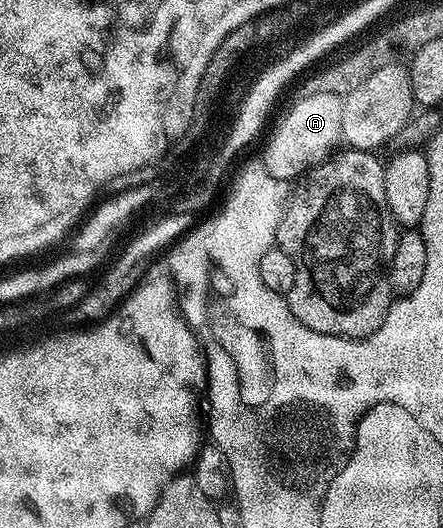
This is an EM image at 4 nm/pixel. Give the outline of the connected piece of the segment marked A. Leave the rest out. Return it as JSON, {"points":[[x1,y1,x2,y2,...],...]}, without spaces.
{"points":[[314,93,300,95,297,103,284,115,284,120,276,127,276,132,268,139,264,147,262,165,270,177,285,181,296,181,305,173,324,162,337,150,336,142,342,139,342,105,341,96,334,93]]}

